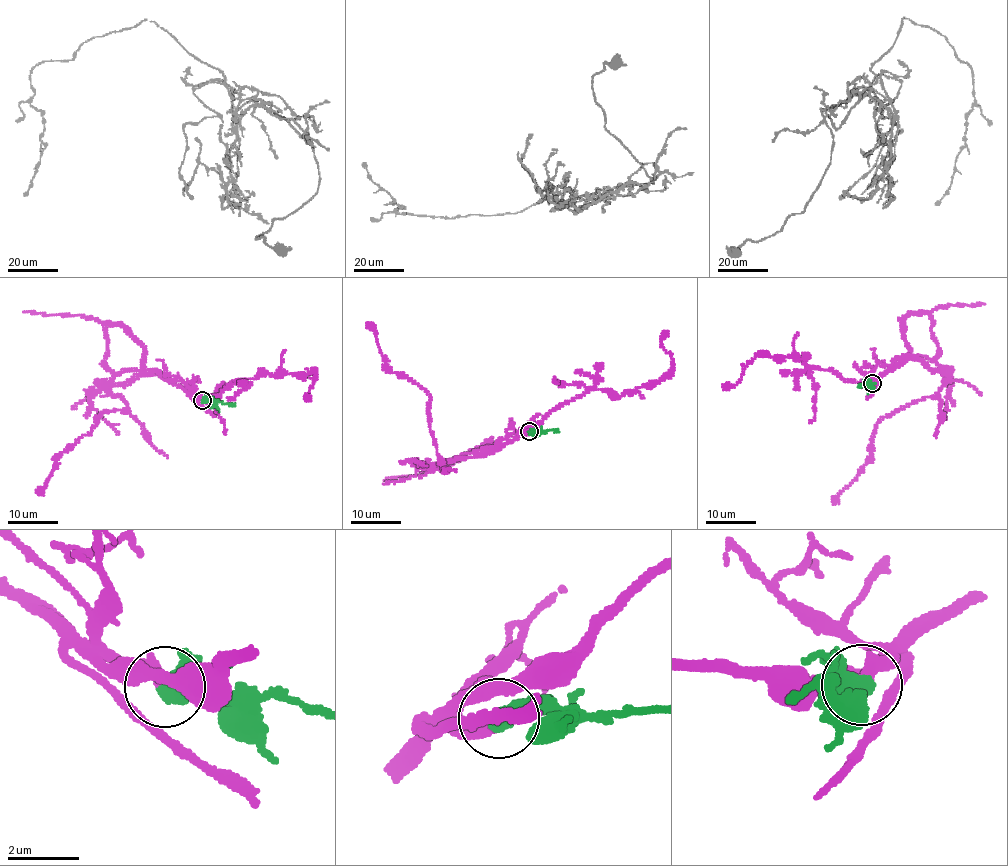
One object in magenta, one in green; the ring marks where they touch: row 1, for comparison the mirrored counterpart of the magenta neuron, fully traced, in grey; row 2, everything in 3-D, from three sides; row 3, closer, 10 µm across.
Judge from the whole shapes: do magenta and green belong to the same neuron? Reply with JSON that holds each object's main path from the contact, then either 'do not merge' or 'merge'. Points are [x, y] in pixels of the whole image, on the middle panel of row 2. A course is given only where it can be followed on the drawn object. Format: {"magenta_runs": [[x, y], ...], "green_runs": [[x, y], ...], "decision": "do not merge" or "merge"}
{"magenta_runs": [[529, 431], [491, 453], [441, 462], [432, 469], [443, 466], [430, 425], [428, 393], [390, 370], [366, 323]], "green_runs": [[529, 431], [557, 431]], "decision": "merge"}

